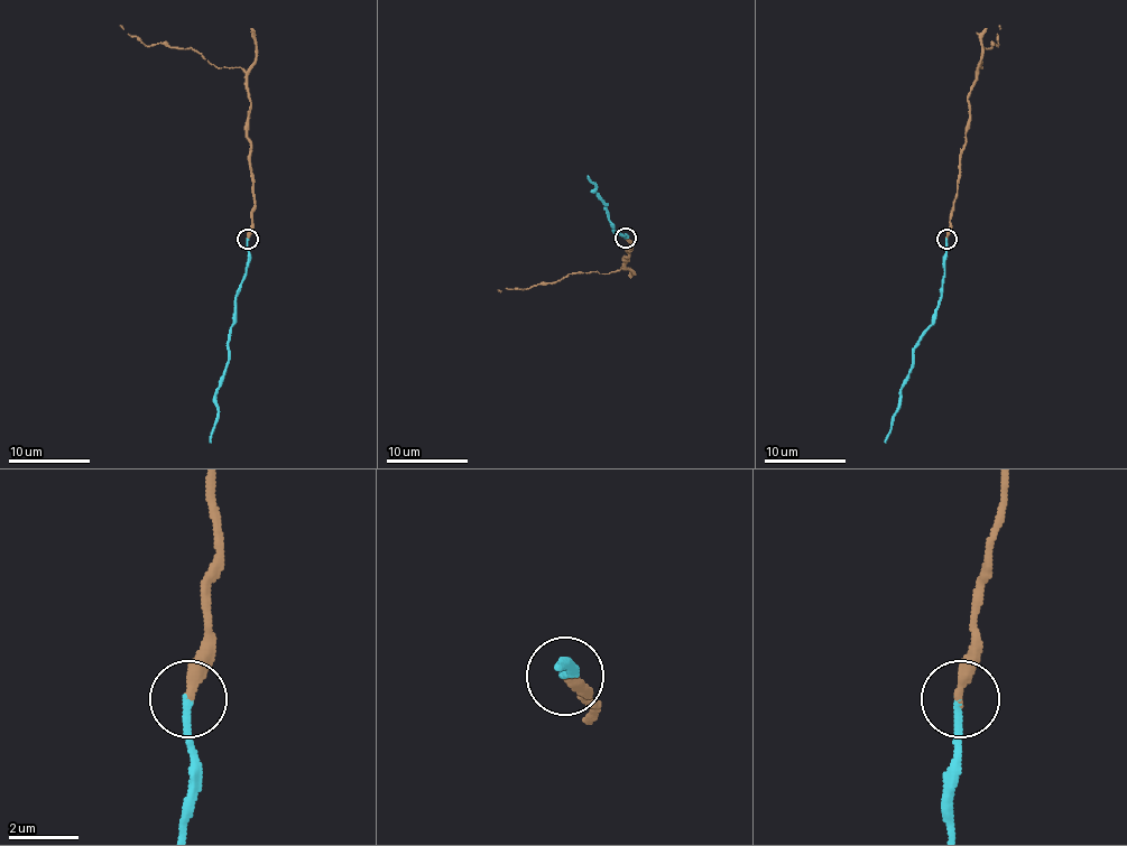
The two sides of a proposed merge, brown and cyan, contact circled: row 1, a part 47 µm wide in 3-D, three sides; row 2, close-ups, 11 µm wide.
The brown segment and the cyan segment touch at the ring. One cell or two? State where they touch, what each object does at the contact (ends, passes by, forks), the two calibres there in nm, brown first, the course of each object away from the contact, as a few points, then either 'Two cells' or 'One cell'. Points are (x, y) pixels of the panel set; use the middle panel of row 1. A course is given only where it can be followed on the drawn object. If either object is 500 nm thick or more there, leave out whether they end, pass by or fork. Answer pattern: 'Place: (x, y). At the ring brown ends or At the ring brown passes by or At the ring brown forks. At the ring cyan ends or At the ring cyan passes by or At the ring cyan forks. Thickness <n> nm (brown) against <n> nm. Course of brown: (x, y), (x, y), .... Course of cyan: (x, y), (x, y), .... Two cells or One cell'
Place: (625, 238). At the ring brown ends. At the ring cyan ends. Thickness 320 nm (brown) against 240 nm. Course of brown: (625, 239), (630, 249), (625, 259), (629, 259), (619, 271), (570, 273), (551, 284), (523, 289), (498, 289). Course of cyan: (625, 239), (627, 236), (619, 234), (608, 220), (607, 205), (594, 192), (588, 175). One cell

